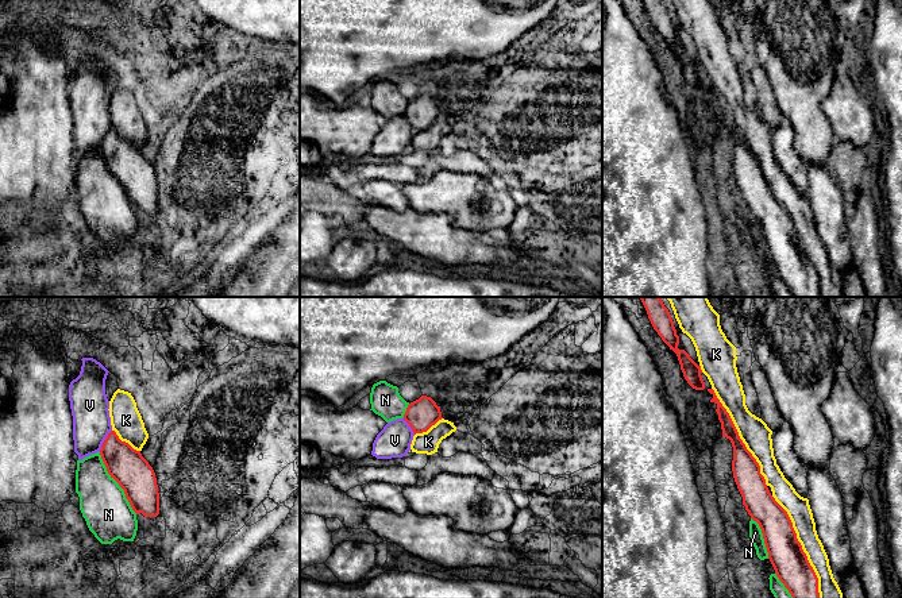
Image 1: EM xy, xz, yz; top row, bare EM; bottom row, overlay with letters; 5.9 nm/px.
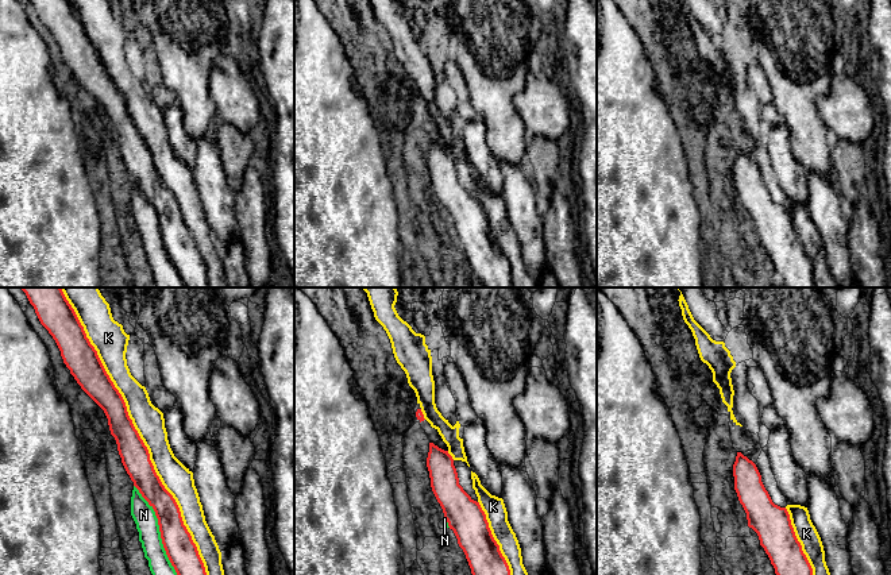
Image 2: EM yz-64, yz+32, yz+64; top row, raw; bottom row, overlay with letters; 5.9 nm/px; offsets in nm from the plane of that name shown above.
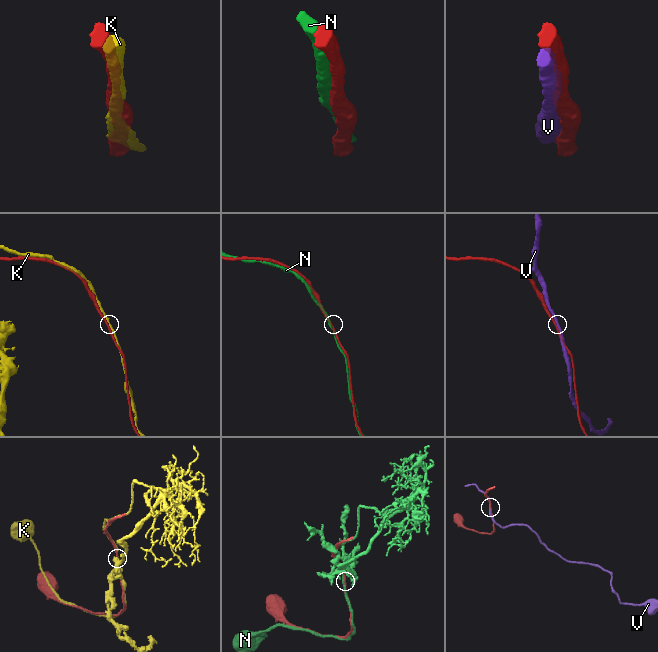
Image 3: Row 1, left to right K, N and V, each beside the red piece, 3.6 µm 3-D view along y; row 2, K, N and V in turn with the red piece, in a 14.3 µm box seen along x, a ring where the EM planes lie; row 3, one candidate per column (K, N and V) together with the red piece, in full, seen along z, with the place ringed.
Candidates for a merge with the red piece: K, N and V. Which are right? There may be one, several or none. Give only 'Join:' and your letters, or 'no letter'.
Join: no letter

